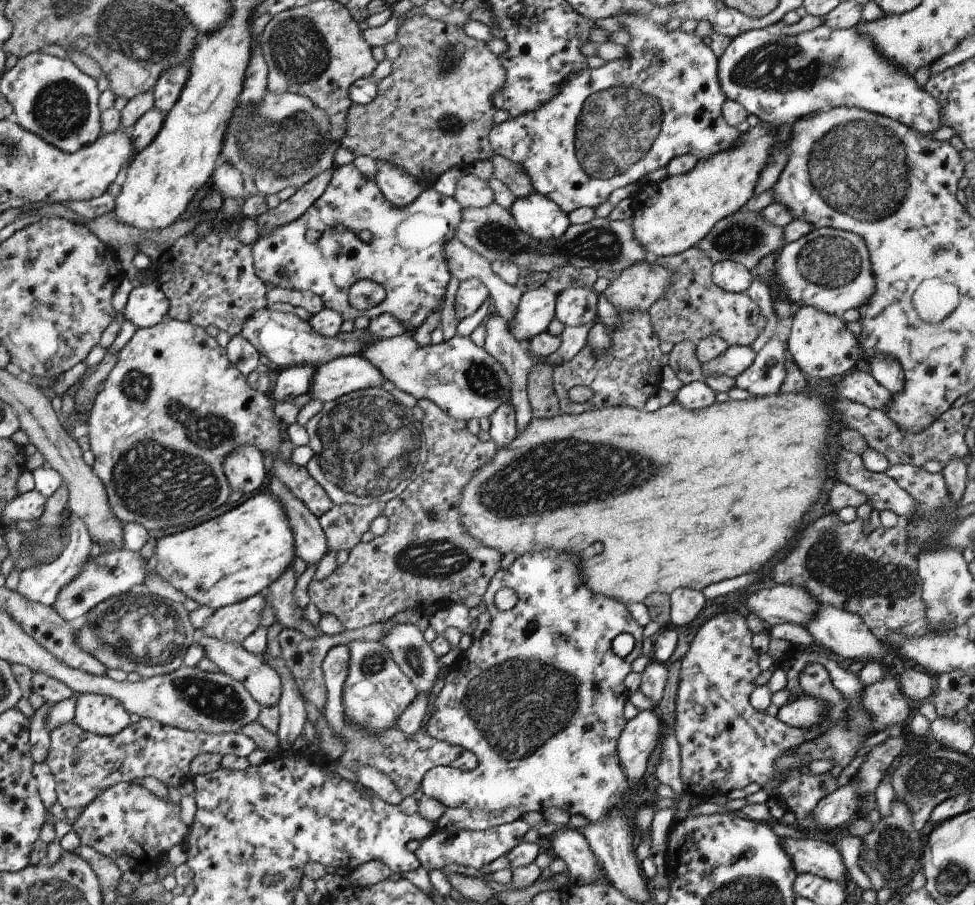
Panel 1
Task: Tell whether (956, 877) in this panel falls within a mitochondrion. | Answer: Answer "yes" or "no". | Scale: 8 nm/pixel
yes

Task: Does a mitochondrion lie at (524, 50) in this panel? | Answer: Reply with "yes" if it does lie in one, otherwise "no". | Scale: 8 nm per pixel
no

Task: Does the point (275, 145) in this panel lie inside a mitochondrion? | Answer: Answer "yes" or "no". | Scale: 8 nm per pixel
yes

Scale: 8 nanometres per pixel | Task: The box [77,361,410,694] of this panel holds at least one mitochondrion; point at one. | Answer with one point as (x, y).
(171, 481)

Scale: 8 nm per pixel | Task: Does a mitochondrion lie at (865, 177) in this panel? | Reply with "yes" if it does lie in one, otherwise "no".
yes

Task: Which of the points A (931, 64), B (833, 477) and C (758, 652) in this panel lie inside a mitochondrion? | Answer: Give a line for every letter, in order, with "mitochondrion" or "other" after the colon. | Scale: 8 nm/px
A: other
B: other
C: other

